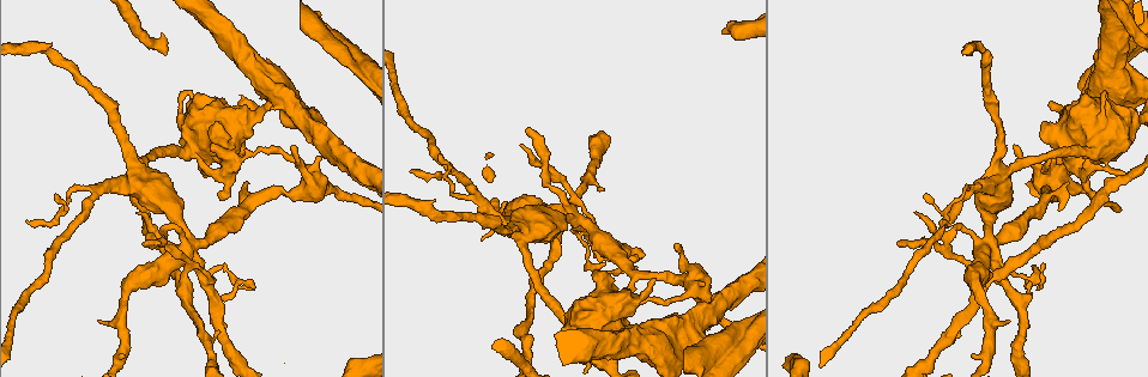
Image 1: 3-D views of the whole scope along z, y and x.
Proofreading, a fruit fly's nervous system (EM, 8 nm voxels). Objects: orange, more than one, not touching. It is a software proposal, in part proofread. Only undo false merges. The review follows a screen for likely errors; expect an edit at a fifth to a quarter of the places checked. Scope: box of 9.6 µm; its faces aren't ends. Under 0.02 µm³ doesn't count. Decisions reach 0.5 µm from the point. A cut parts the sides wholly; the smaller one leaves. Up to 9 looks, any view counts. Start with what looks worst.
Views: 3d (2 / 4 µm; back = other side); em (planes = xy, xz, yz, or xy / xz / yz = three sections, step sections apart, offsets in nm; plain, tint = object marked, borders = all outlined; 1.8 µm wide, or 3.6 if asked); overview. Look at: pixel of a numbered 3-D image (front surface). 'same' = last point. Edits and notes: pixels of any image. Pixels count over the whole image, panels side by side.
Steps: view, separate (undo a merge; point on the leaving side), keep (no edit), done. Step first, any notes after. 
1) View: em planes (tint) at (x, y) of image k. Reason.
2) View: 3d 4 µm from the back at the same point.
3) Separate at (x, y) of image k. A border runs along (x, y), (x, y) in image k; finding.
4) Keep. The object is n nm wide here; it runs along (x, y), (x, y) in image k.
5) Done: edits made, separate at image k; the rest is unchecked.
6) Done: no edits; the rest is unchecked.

View: em yz step 4 (tint) at (732, 349) of image 1. Arms run side by side.

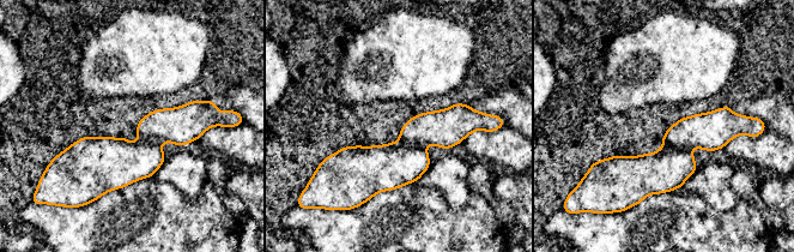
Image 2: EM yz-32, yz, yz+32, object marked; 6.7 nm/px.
View: em planes (tint) at the same point. Another direction.

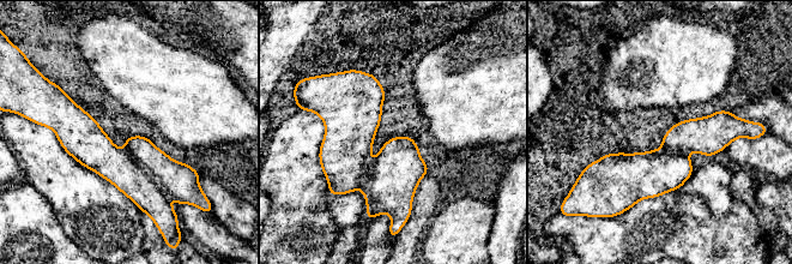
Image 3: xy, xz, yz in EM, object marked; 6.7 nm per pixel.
Separate at (177, 178) of image 3. The object is 220 nm wide here; a border runs along (125, 149), (161, 186) in image 3; a second neuron is stuck on.

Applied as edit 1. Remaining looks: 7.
View: em planes (tint) at (699, 286) of image 1. Sharp bend.

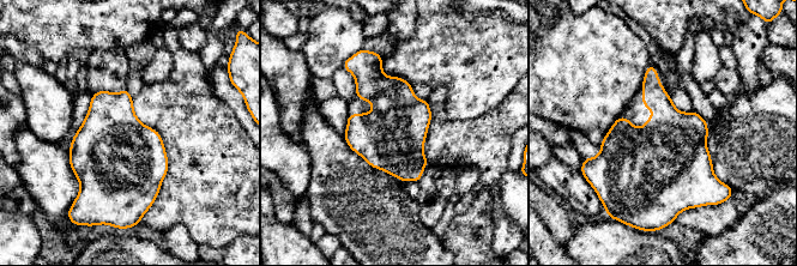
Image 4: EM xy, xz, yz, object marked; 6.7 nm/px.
Keep. The object is 440 nm wide here; all the same neuron.

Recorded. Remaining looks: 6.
View: em yz step 16 (tint) at (1103, 116) of image 1. Thick turns thin.

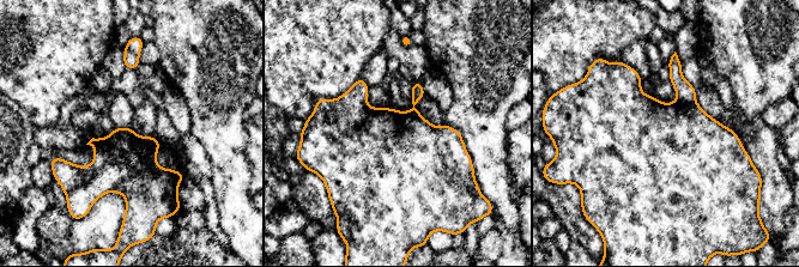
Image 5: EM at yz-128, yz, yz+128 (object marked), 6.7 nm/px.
Keep. One neuron here.

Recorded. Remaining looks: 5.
View: em xz step 8 (tint) at (480, 198) of image 1. Calibre changes.

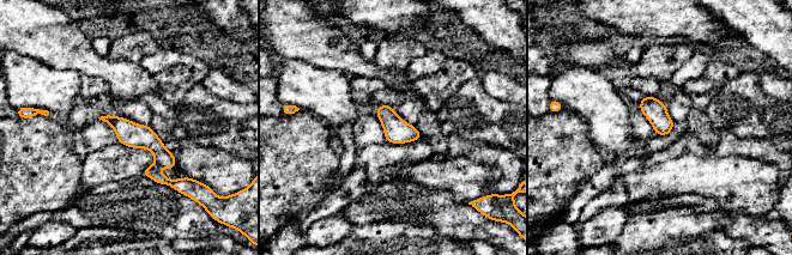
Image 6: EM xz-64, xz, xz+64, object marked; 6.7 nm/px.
View: em yz step 4 (tint) at the same point.

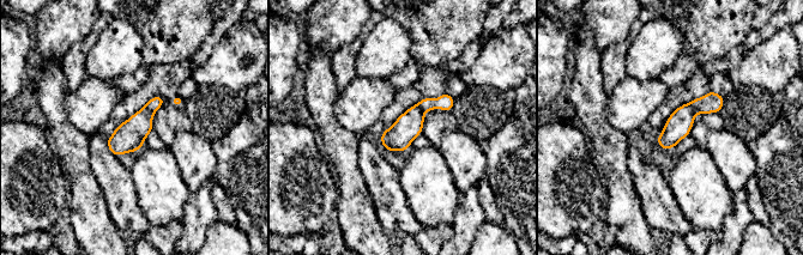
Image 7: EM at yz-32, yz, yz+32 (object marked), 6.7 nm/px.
Separate at (155, 103) of image 7. A border runs along (144, 107), (152, 114) in image 7; two neurons meet here.

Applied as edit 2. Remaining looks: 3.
Done: edits made, separate at image 3, separate at image 7; the rest is unchecked.

